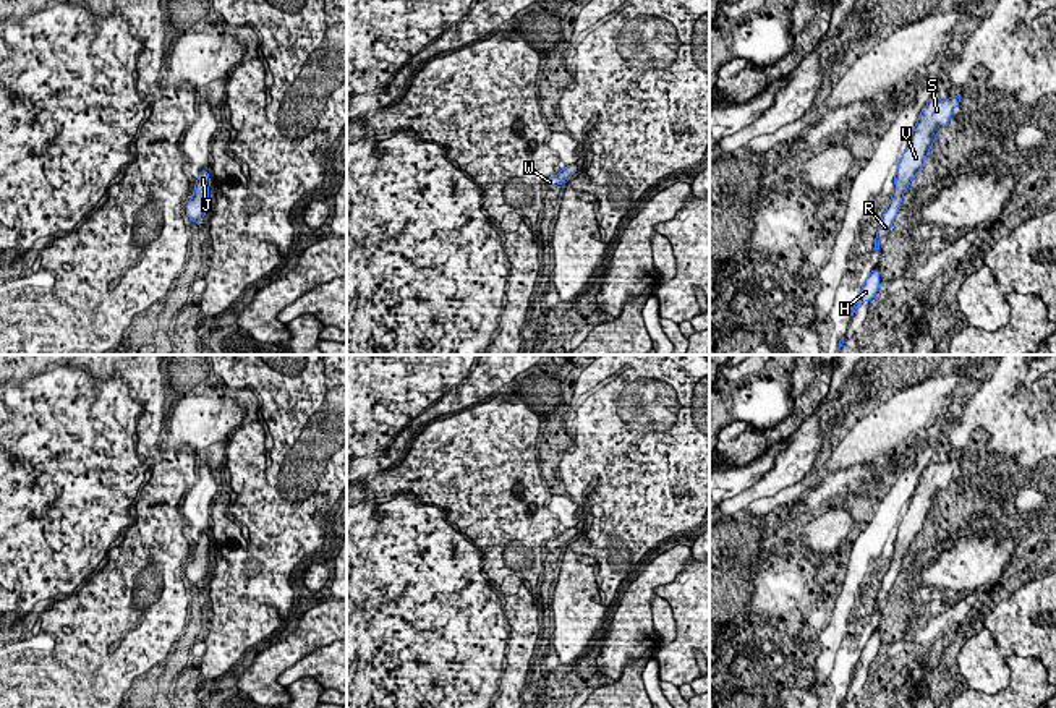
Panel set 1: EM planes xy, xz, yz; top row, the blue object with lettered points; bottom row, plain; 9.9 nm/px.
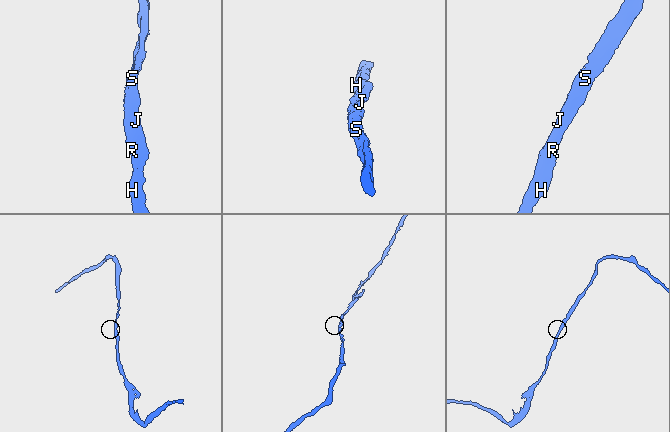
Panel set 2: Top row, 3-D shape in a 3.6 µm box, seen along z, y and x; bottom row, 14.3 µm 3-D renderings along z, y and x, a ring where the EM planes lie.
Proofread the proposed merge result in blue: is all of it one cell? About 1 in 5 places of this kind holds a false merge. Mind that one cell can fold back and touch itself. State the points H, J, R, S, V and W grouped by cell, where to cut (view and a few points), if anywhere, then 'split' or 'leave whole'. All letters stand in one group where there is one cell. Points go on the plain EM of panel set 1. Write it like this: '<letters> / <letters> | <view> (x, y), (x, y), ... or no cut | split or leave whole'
H J R S V W | no cut | leave whole

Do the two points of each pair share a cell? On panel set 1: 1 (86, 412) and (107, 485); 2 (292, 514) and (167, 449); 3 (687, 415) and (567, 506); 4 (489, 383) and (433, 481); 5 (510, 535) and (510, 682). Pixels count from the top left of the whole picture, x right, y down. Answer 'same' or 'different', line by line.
1: same
2: different
3: different
4: different
5: same

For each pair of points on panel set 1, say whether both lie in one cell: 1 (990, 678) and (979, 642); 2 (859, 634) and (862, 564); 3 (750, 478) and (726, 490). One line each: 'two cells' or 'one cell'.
1: one cell
2: two cells
3: one cell

